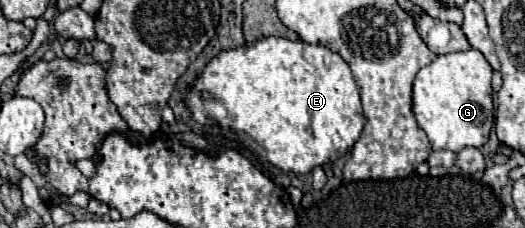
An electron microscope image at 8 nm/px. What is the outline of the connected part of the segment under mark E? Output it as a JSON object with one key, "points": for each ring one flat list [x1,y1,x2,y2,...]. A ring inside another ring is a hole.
{"points":[[280,36,260,38,252,44,242,44,214,56,196,80,182,90,182,100,194,122,212,124,234,130,246,146,284,172,306,174,316,166,330,164,350,152,364,128,360,90,350,72,350,66,330,48,310,46,302,40]]}

